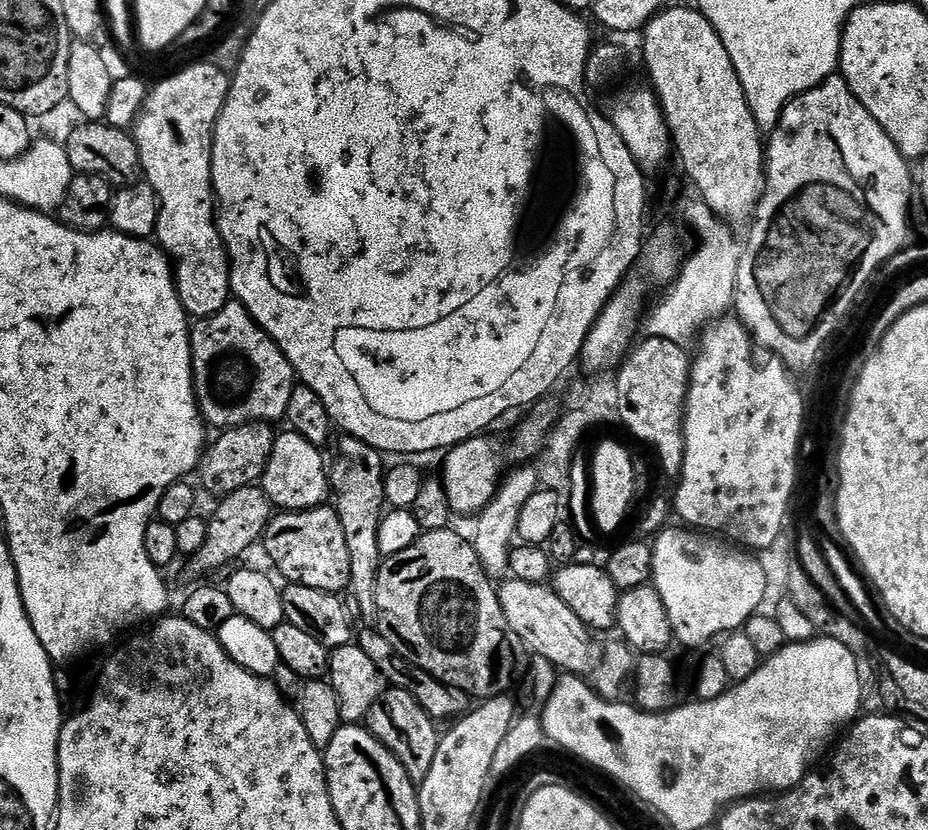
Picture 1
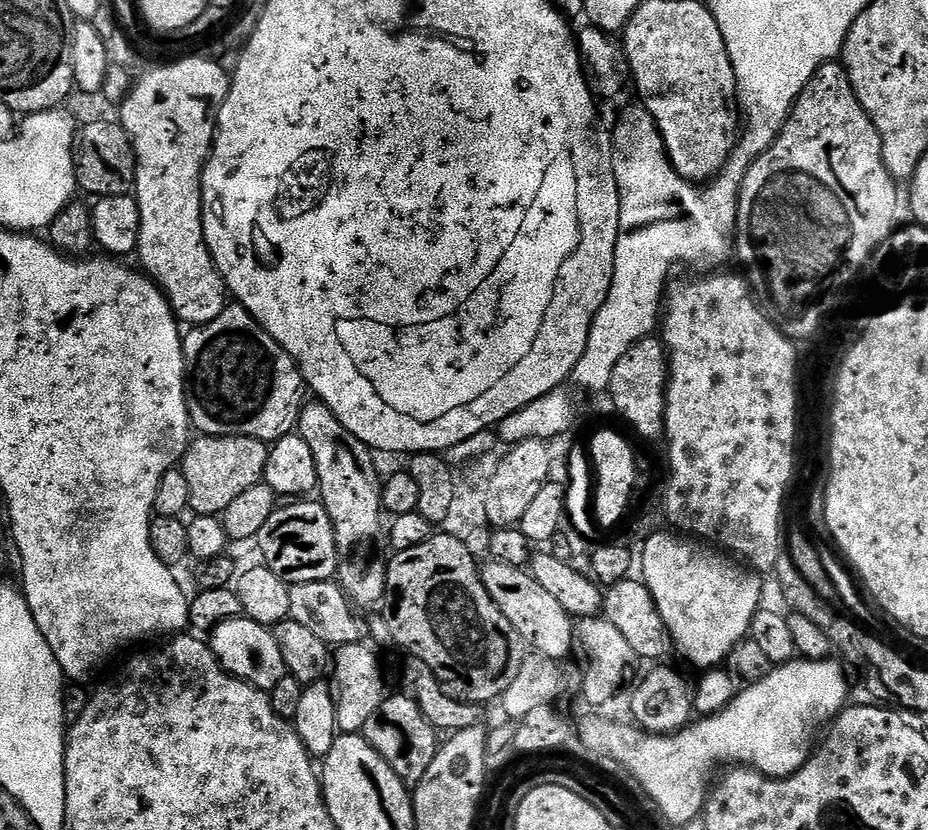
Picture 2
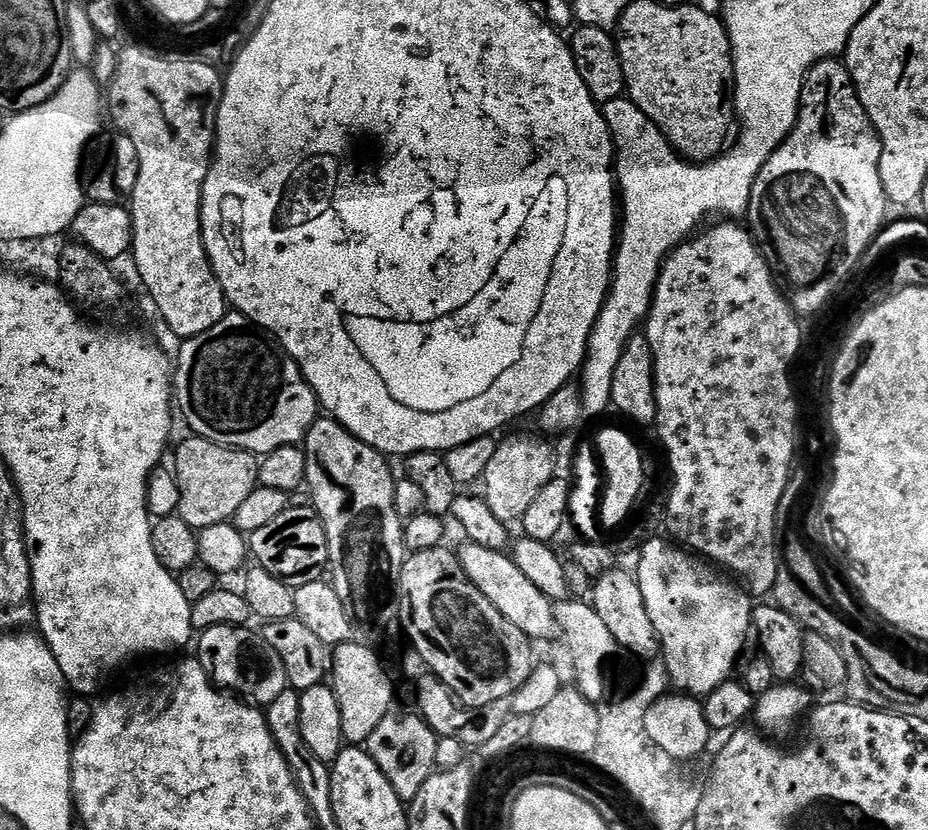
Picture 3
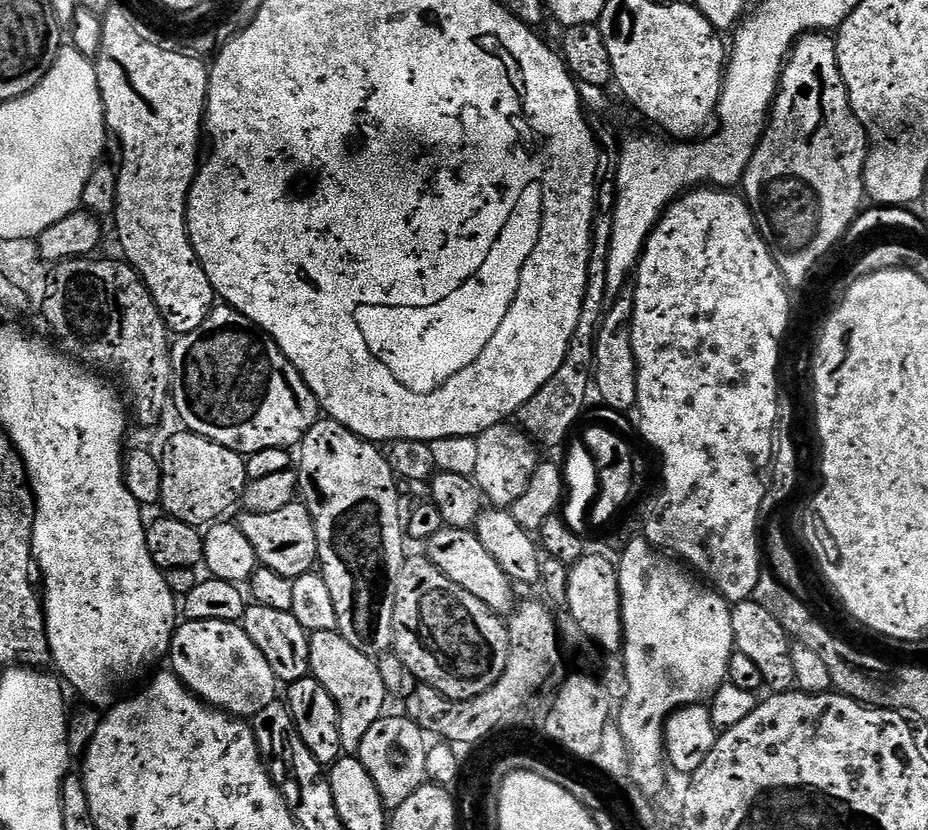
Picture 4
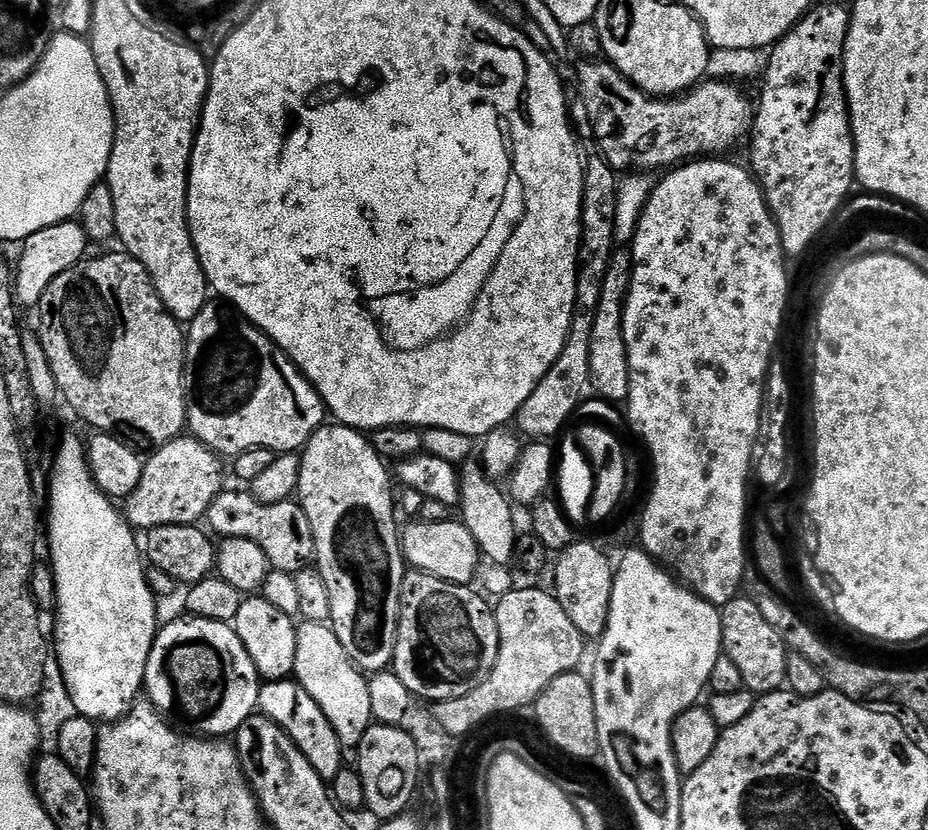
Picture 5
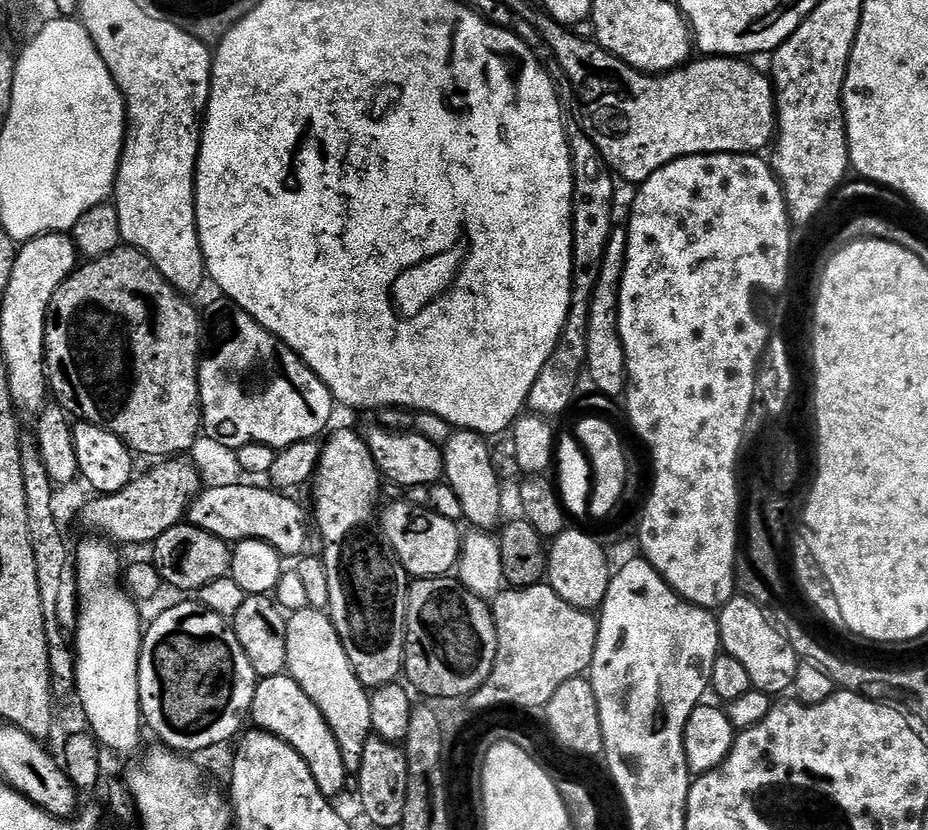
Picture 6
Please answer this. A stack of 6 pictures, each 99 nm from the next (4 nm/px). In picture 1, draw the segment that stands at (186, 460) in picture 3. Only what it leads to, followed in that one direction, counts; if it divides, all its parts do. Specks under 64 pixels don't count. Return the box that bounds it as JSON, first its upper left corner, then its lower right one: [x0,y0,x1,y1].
[198,422,278,498]

